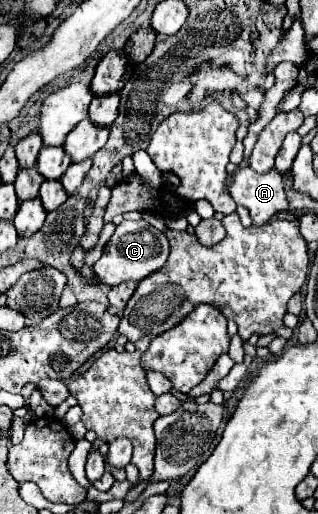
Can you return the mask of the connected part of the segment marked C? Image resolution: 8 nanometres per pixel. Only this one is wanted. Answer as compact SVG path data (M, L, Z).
M145 219L123 221L121 225L117 225L113 237L109 239L109 243L103 249L101 259L93 265L93 271L95 271L95 277L99 279L99 283L115 287L129 279L139 279L139 281L145 279L153 271L161 269L165 265L167 257L169 257L169 243L167 243L167 237L163 235L163 231L151 227Z

